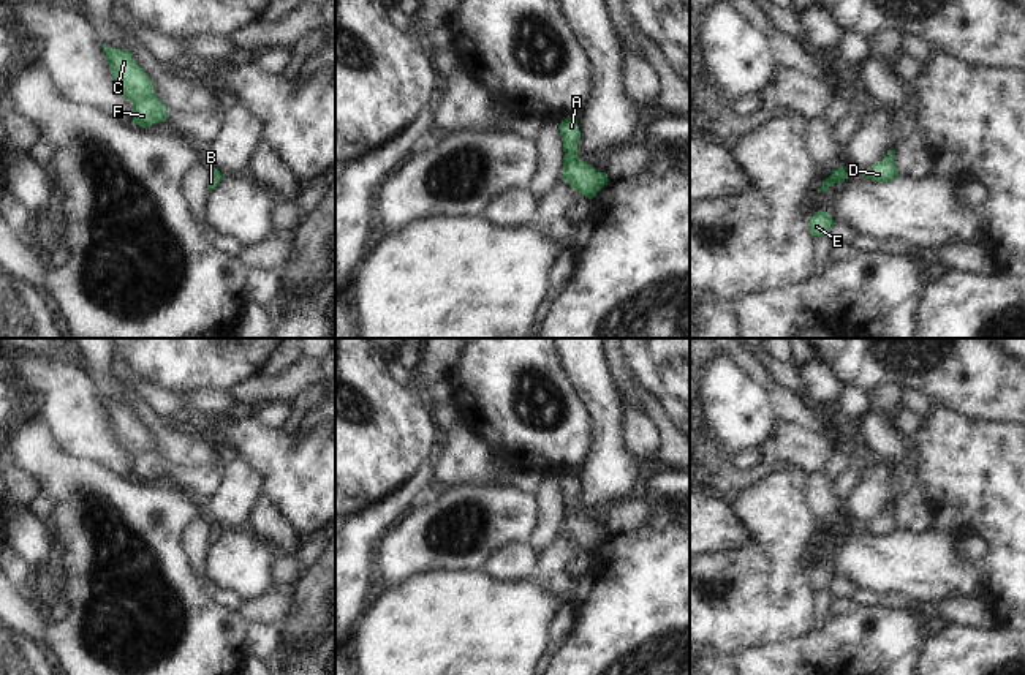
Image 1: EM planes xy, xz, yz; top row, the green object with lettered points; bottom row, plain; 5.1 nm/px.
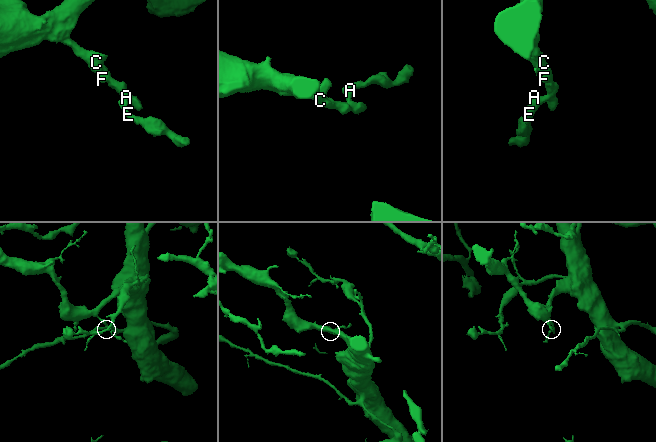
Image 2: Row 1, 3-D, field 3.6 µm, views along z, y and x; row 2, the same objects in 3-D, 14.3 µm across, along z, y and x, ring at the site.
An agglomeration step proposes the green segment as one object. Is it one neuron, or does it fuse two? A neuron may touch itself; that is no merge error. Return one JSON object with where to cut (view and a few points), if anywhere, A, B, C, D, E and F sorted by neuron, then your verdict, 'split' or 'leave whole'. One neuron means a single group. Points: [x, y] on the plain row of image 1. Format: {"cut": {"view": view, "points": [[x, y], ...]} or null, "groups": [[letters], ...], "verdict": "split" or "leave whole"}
{"cut": null, "groups": [["A", "B", "C", "D", "E", "F"]], "verdict": "leave whole"}

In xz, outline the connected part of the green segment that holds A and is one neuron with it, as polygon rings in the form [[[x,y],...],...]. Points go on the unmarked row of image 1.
[[[576,471],[562,474],[560,490],[563,496],[563,534],[579,549],[592,553],[609,536],[606,526],[596,526],[577,511],[581,485]]]

